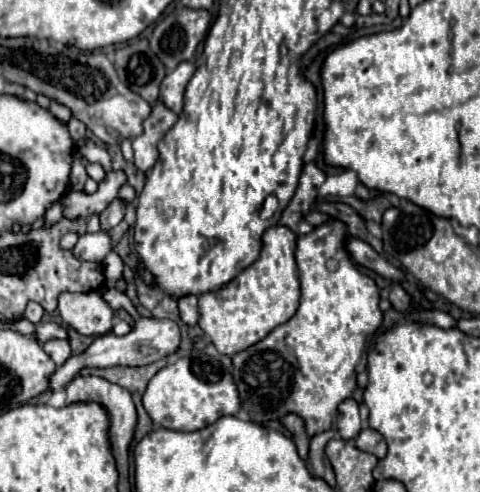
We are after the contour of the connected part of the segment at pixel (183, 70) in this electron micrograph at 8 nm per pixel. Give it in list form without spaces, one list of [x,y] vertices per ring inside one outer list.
[[[182,62],[182,64],[178,64],[176,70],[166,74],[166,78],[164,78],[162,86],[160,86],[162,102],[170,110],[174,110],[176,114],[182,112],[182,106],[184,106],[184,88],[190,82],[194,72],[196,72],[194,62]]]

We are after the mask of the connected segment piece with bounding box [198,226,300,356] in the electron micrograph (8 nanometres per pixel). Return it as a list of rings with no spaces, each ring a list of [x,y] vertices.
[[[272,226],[262,236],[258,260],[240,272],[226,288],[200,294],[200,328],[222,354],[236,354],[266,338],[276,326],[288,322],[300,300],[300,282],[296,268],[296,234],[286,226]]]

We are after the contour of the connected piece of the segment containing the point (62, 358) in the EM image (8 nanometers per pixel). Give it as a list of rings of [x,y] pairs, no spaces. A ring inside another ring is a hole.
[[[50,340],[44,344],[44,350],[56,362],[56,366],[62,366],[62,362],[66,362],[66,358],[72,356],[72,348],[68,340]]]

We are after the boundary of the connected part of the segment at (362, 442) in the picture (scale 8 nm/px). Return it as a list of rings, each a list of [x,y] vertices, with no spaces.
[[[370,428],[362,430],[358,434],[358,438],[354,440],[354,444],[364,452],[374,454],[376,458],[384,458],[386,456],[386,442],[384,442],[382,434],[378,434],[376,430],[370,430]]]

